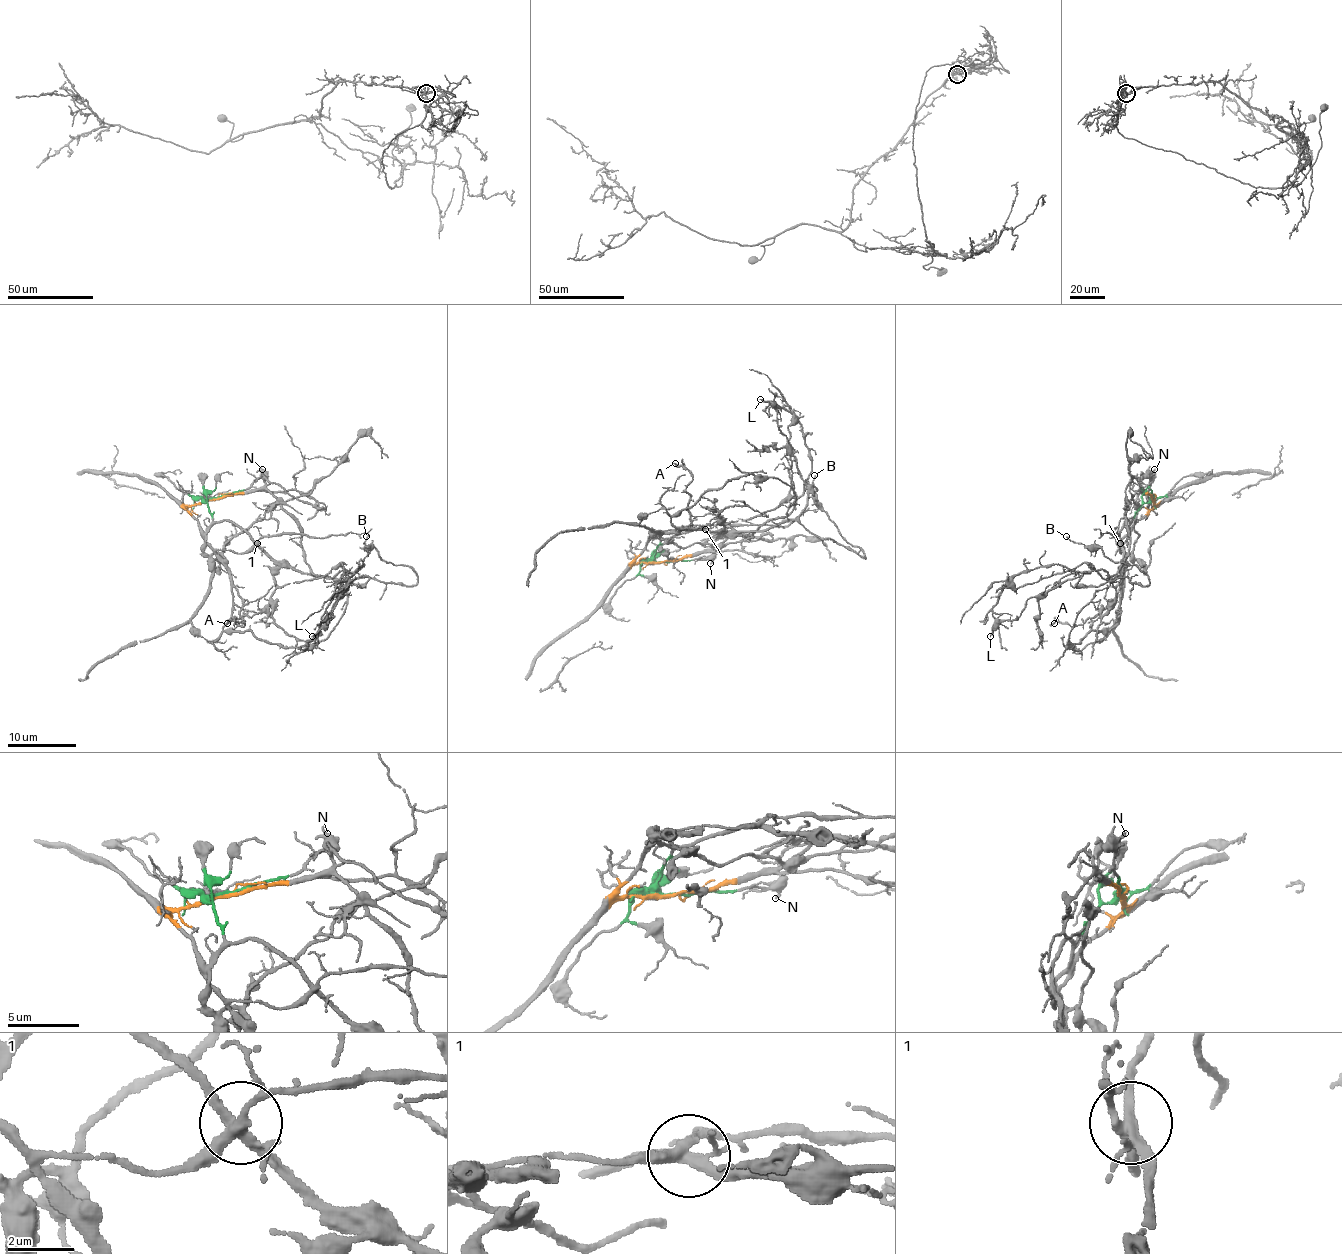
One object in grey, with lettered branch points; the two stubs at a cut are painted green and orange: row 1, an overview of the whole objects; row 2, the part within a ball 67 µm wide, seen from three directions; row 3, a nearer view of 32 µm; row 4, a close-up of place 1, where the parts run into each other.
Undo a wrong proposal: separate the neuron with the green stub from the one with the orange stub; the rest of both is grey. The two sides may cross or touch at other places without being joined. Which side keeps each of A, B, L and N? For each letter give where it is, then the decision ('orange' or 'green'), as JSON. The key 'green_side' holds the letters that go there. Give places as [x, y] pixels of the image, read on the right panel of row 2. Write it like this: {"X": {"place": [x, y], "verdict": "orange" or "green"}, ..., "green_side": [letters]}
{"A": {"place": [1054, 623], "verdict": "orange"}, "B": {"place": [1066, 536], "verdict": "green"}, "L": {"place": [990, 636], "verdict": "green"}, "N": {"place": [1154, 469], "verdict": "green"}, "green_side": ["B", "L", "N"]}

